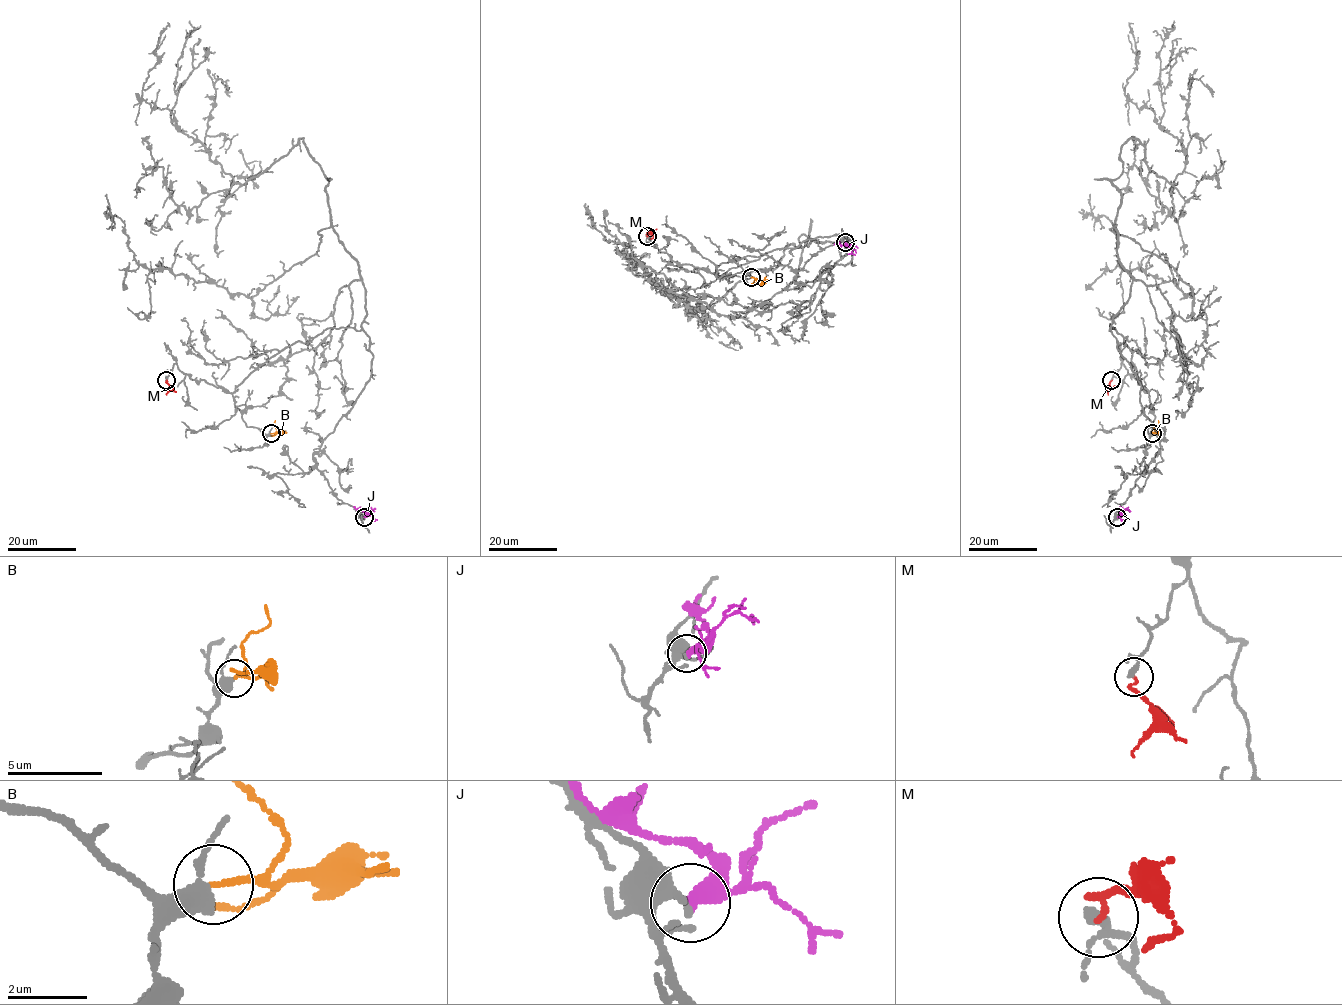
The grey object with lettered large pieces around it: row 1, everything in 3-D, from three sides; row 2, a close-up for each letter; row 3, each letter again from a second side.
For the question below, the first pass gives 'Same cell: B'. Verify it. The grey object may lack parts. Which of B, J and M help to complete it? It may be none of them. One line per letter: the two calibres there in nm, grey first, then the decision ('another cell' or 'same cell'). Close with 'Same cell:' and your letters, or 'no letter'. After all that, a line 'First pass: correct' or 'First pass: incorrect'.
B: calibres 360 and 140 nm; same cell
J: calibres 190 and 400 nm; another cell
M: calibres 200 and 130 nm; another cell
Same cell: B
First pass: correct

